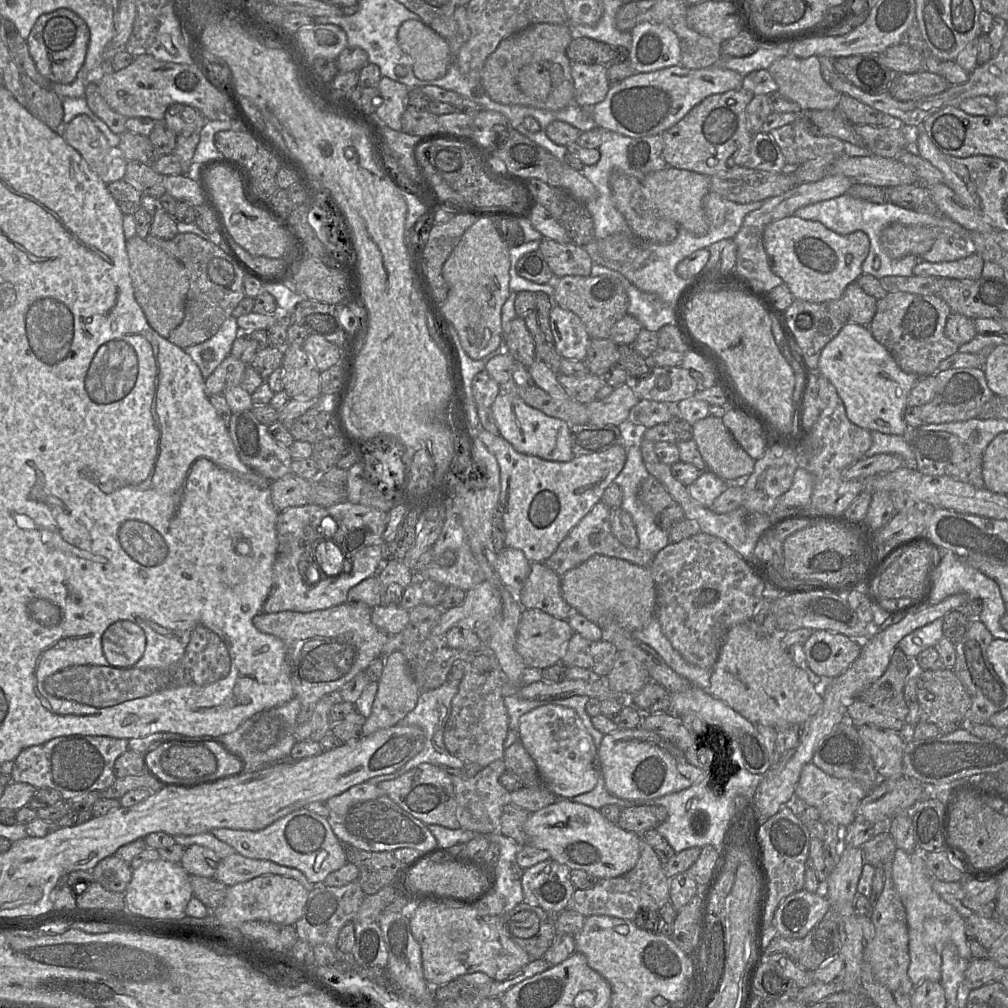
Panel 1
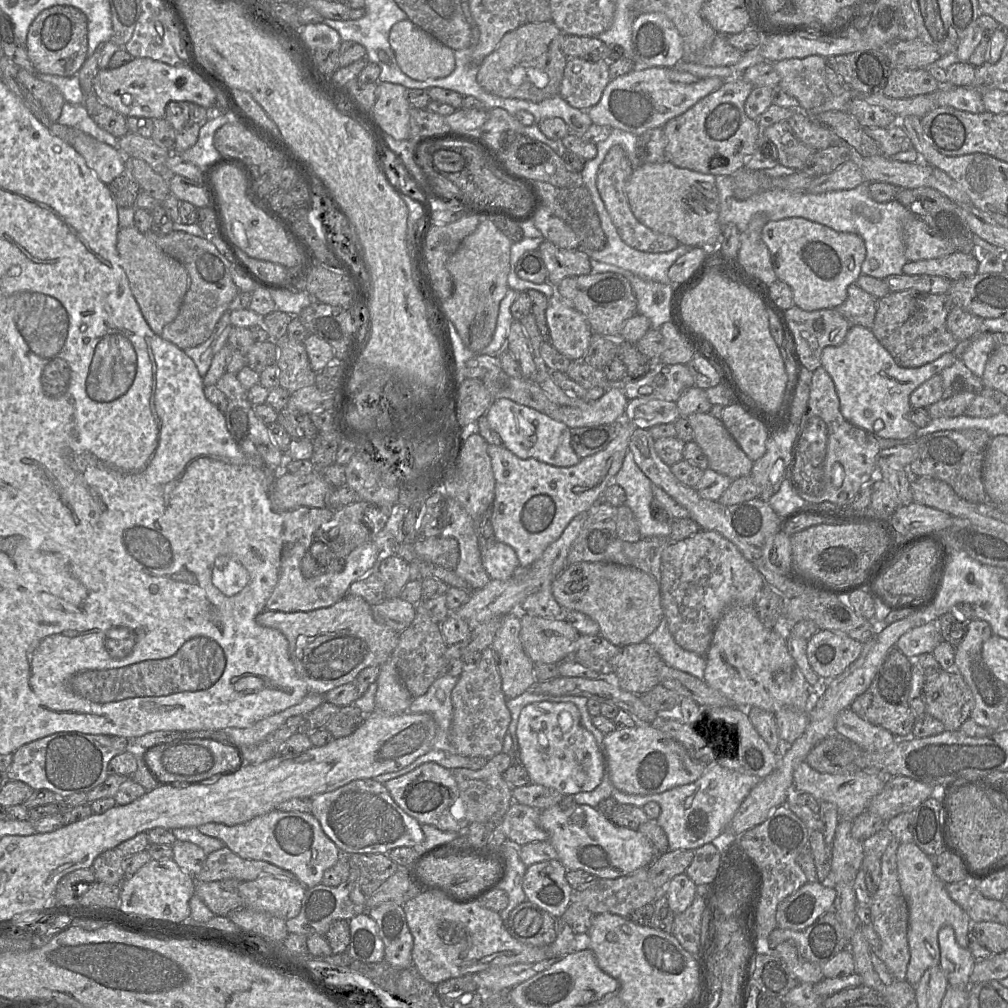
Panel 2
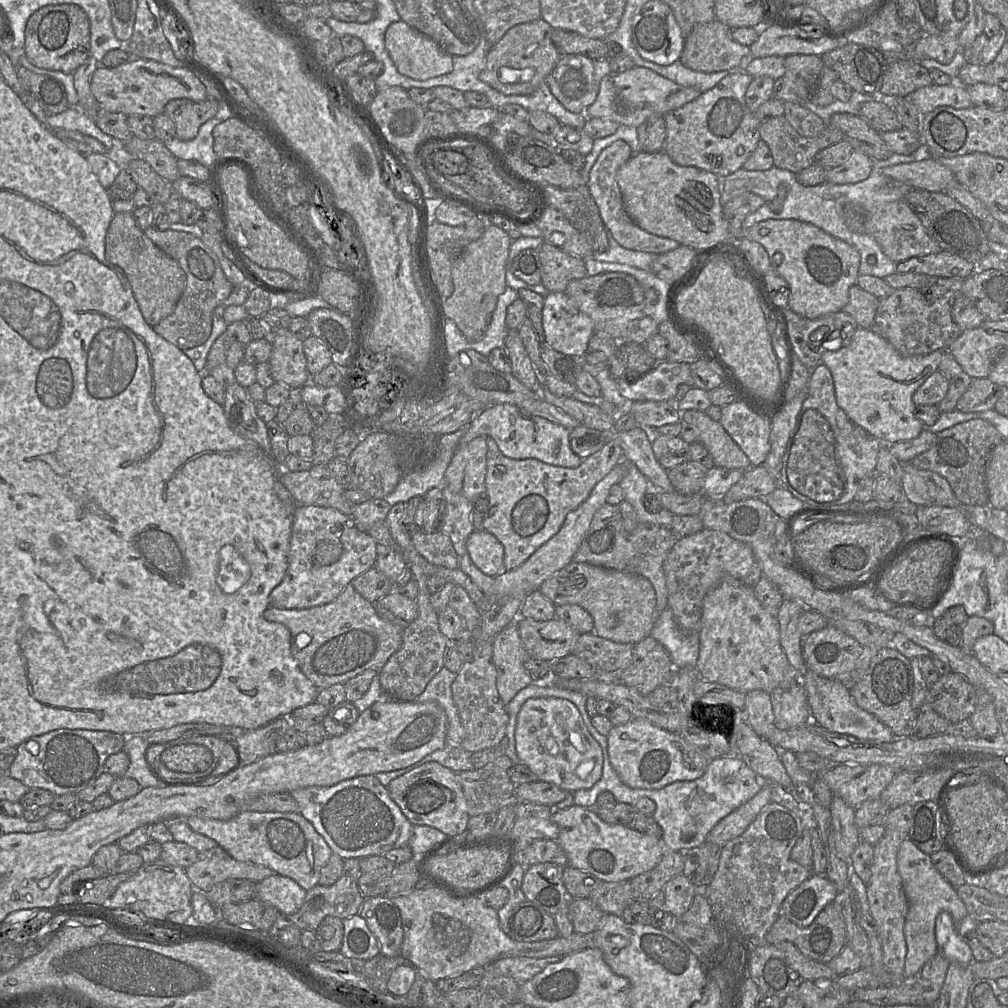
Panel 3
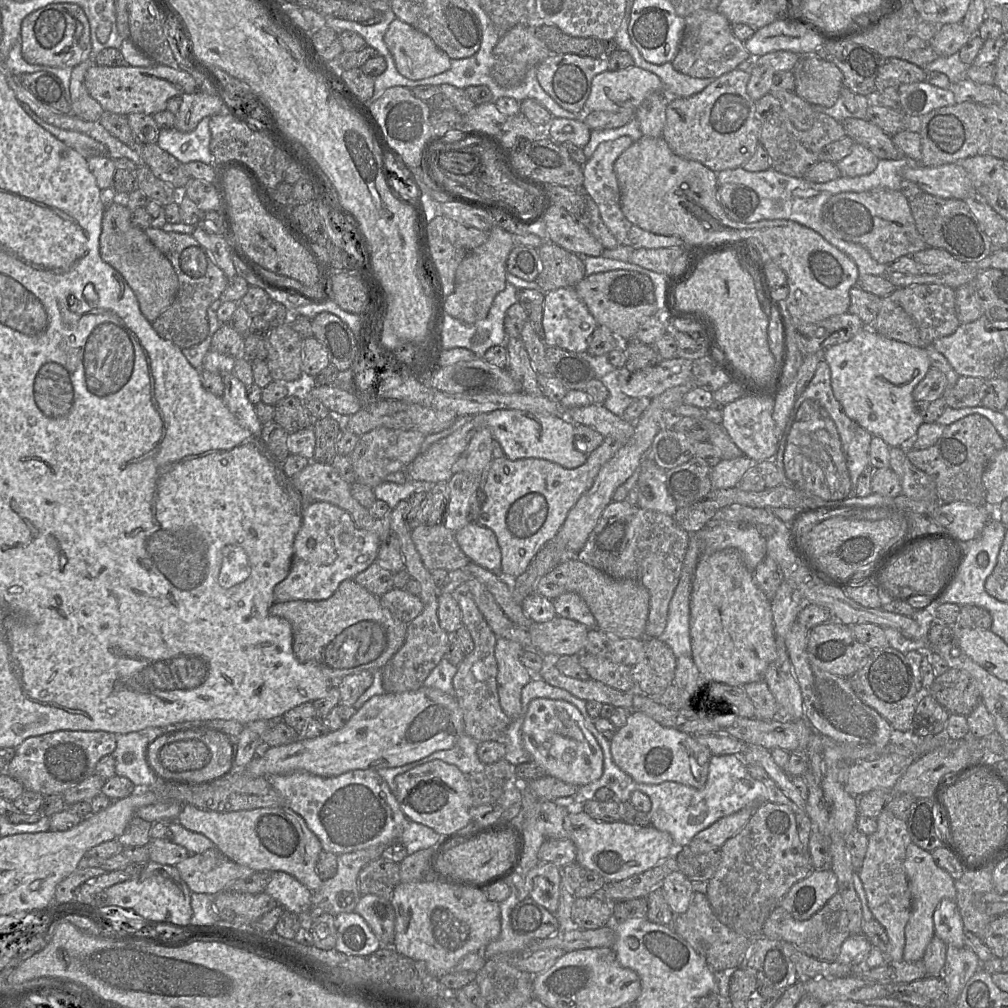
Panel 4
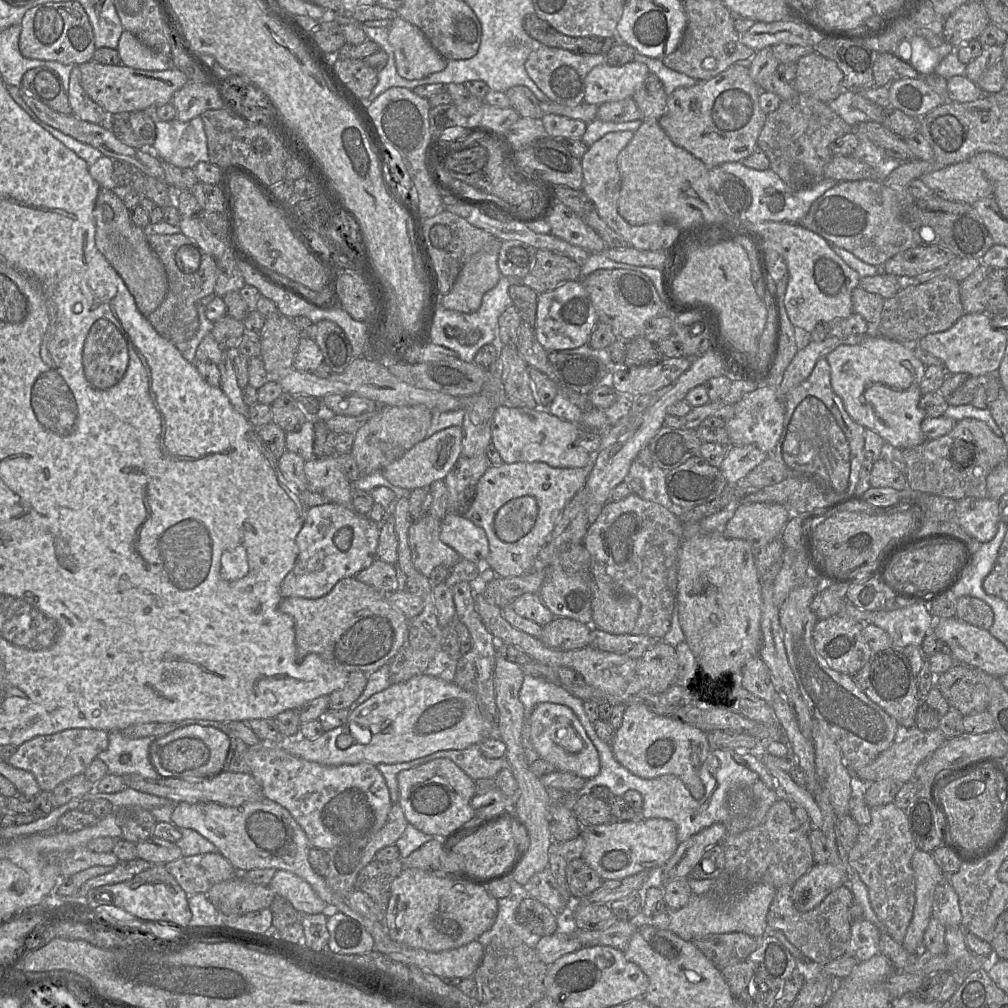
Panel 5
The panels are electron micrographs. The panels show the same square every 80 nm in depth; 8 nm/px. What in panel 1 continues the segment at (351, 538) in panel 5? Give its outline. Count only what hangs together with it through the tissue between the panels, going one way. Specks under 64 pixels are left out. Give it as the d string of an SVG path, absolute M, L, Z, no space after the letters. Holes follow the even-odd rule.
M316 504L290 507L279 512L276 522L277 554L273 565L274 584L263 605L264 613L281 611L312 612L347 602L349 590L366 578L378 573L385 559L382 543L367 546L351 557L350 570L335 576L323 577L317 568L303 567L304 554L316 540L331 540L335 521L327 508ZM301 559L301 560L300 560Z

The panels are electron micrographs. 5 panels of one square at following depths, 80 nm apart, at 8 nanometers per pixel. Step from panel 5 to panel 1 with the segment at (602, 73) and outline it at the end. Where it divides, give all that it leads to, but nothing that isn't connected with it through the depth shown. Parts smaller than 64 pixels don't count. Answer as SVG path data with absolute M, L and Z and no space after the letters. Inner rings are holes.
M719 65L702 69L671 66L647 73L634 73L611 84L605 99L591 108L596 127L631 138L662 135L678 123L692 108L713 94L741 89L743 77Z

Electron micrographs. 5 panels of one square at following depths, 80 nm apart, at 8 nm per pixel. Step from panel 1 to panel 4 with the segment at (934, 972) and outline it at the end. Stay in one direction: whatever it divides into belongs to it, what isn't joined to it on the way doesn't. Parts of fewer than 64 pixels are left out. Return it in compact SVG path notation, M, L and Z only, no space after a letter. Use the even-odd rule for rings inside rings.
M912 842L906 848L904 870L912 895L912 911L905 927L903 960L912 963L923 959L928 944L935 936L933 915L936 907L945 898L956 900L956 888L955 880L935 863L932 853Z

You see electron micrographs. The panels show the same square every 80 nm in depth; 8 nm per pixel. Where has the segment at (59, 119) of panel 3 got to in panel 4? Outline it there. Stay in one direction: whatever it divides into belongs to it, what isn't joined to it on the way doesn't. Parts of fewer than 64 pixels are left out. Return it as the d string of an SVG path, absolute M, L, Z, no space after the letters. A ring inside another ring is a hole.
M19 101L21 107L23 110L41 127L43 127L45 130L47 130L49 133L51 133L53 136L55 136L57 139L64 142L69 147L76 150L78 153L80 153L82 156L84 156L86 159L89 159L91 157L95 156L104 156L104 150L105 146L95 139L91 138L88 135L85 135L83 133L72 131L72 130L66 130L61 129L56 126L53 126L49 123L46 123L43 121L38 115L36 115L30 107L22 102Z

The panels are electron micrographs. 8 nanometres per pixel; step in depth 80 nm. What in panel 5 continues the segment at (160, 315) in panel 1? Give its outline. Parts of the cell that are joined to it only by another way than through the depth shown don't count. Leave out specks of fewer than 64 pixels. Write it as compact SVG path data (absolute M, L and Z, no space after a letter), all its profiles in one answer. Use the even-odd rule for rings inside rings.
M100 188L96 199L94 208L96 246L121 276L138 310L147 318L166 296L168 290L166 271L151 248L144 229L134 224L131 219L131 210L112 190Z

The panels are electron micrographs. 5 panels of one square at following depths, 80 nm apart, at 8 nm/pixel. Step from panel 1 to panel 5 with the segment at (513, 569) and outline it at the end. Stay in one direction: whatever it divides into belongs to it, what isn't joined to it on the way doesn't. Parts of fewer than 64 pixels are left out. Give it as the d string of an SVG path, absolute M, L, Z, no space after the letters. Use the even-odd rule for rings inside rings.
M447 512L440 520L440 539L462 558L485 567L489 545L485 531L463 514Z

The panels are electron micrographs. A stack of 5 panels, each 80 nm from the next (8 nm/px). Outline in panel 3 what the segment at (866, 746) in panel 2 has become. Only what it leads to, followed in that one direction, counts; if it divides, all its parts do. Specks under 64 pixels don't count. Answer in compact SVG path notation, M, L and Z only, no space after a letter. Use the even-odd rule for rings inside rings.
M810 670L801 676L801 684L807 696L807 702L815 721L825 729L841 734L850 735L858 739L892 742L892 731L869 712L861 709L854 701L840 679L821 677Z

